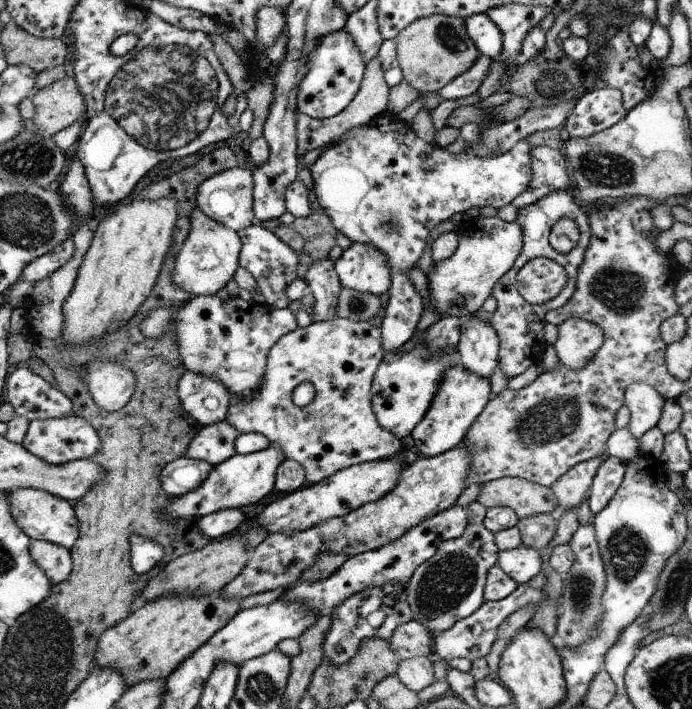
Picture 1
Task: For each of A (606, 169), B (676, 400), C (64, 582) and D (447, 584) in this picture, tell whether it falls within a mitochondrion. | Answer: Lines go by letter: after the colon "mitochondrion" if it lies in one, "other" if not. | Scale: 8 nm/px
A: mitochondrion
B: other
C: other
D: mitochondrion

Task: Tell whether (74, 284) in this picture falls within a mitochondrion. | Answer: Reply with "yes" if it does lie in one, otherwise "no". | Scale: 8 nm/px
no

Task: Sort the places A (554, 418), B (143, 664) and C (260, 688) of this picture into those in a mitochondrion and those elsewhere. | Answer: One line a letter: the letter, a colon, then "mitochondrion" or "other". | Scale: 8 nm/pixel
A: mitochondrion
B: other
C: mitochondrion

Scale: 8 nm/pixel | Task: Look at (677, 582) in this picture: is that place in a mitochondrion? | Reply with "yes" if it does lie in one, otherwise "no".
yes

